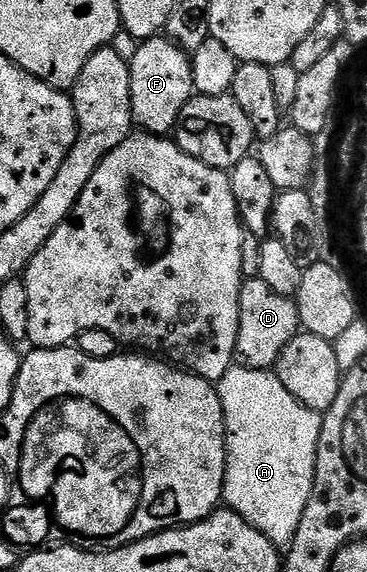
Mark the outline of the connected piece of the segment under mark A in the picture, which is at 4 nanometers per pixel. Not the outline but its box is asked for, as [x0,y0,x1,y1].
[218,365,321,545]

